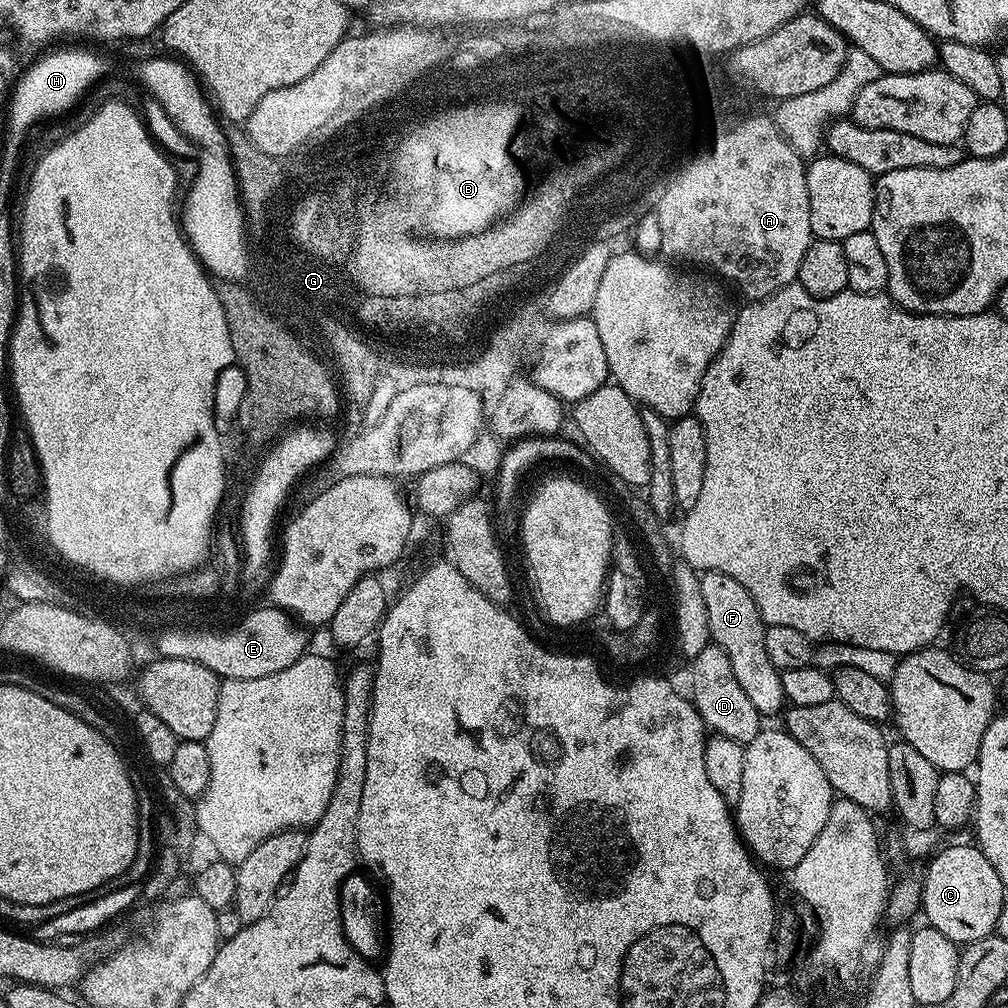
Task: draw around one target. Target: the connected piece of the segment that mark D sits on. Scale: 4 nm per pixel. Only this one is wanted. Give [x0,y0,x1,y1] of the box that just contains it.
[691,643,762,745]

